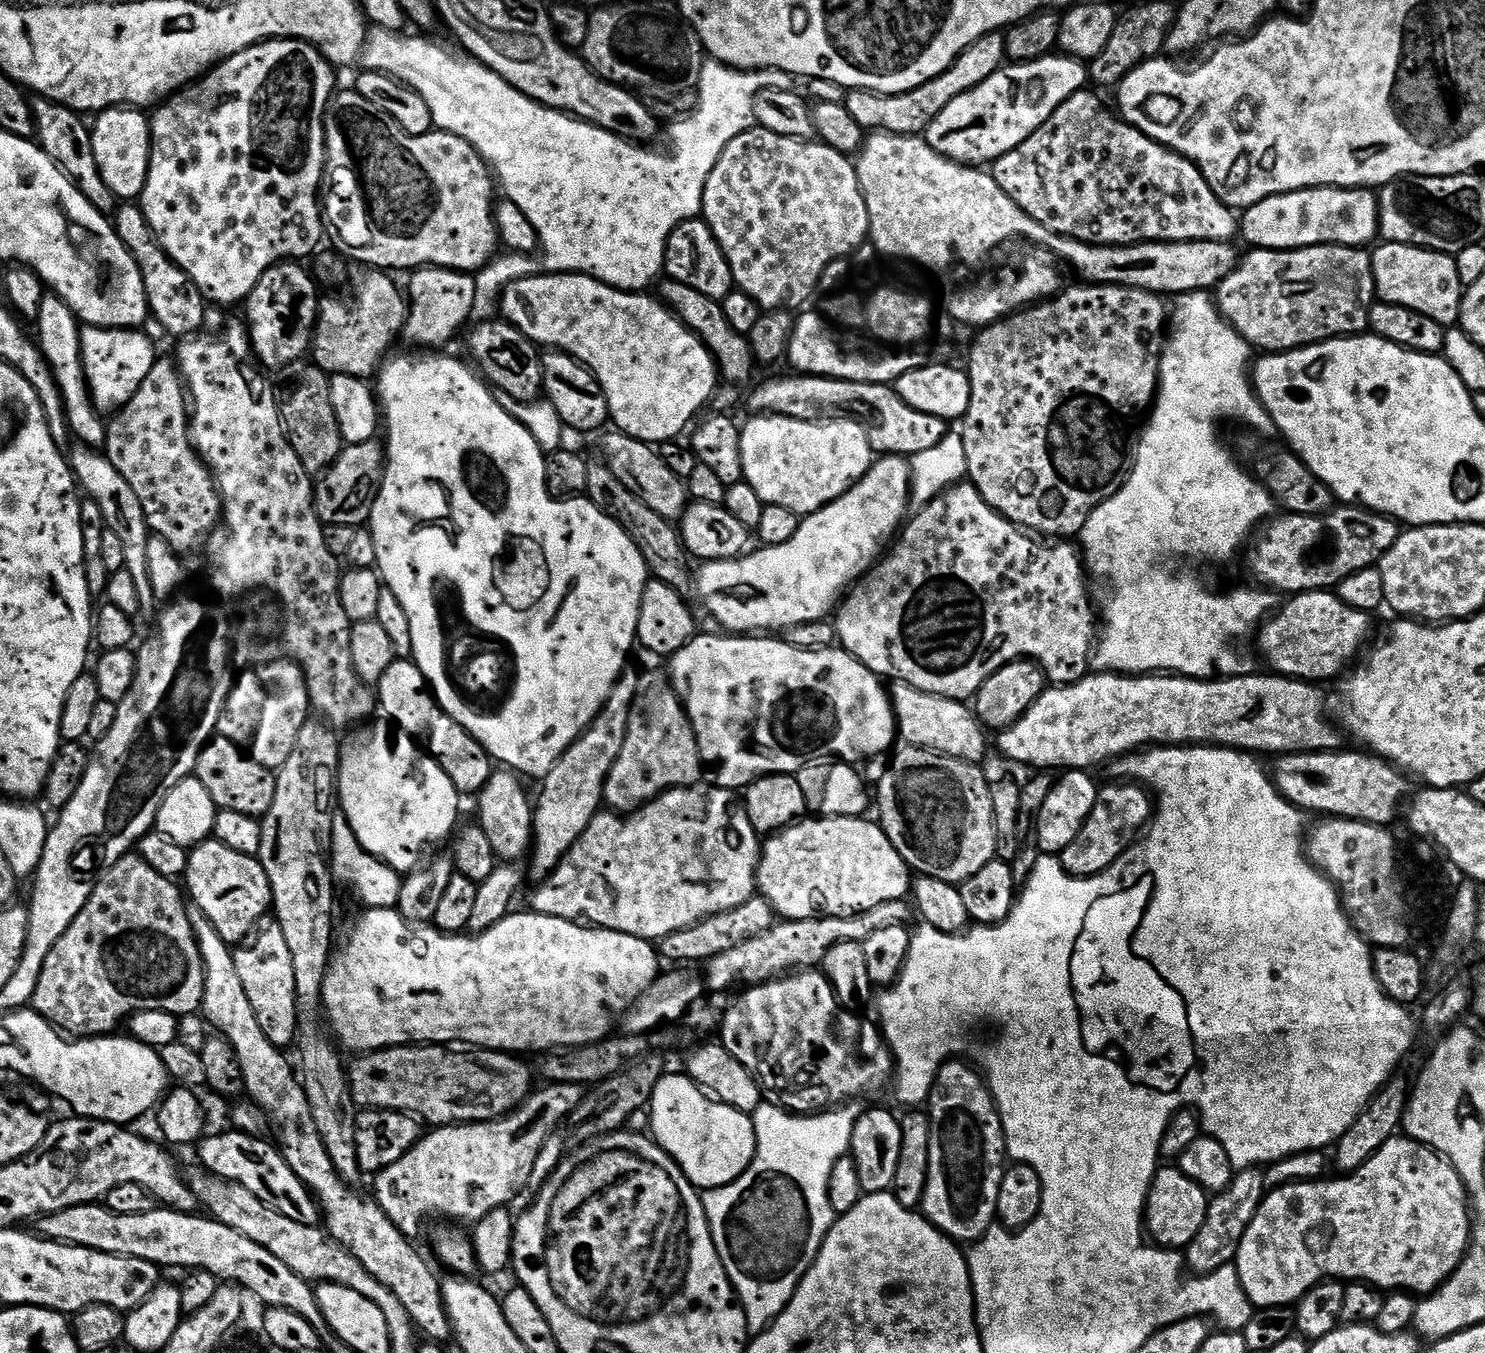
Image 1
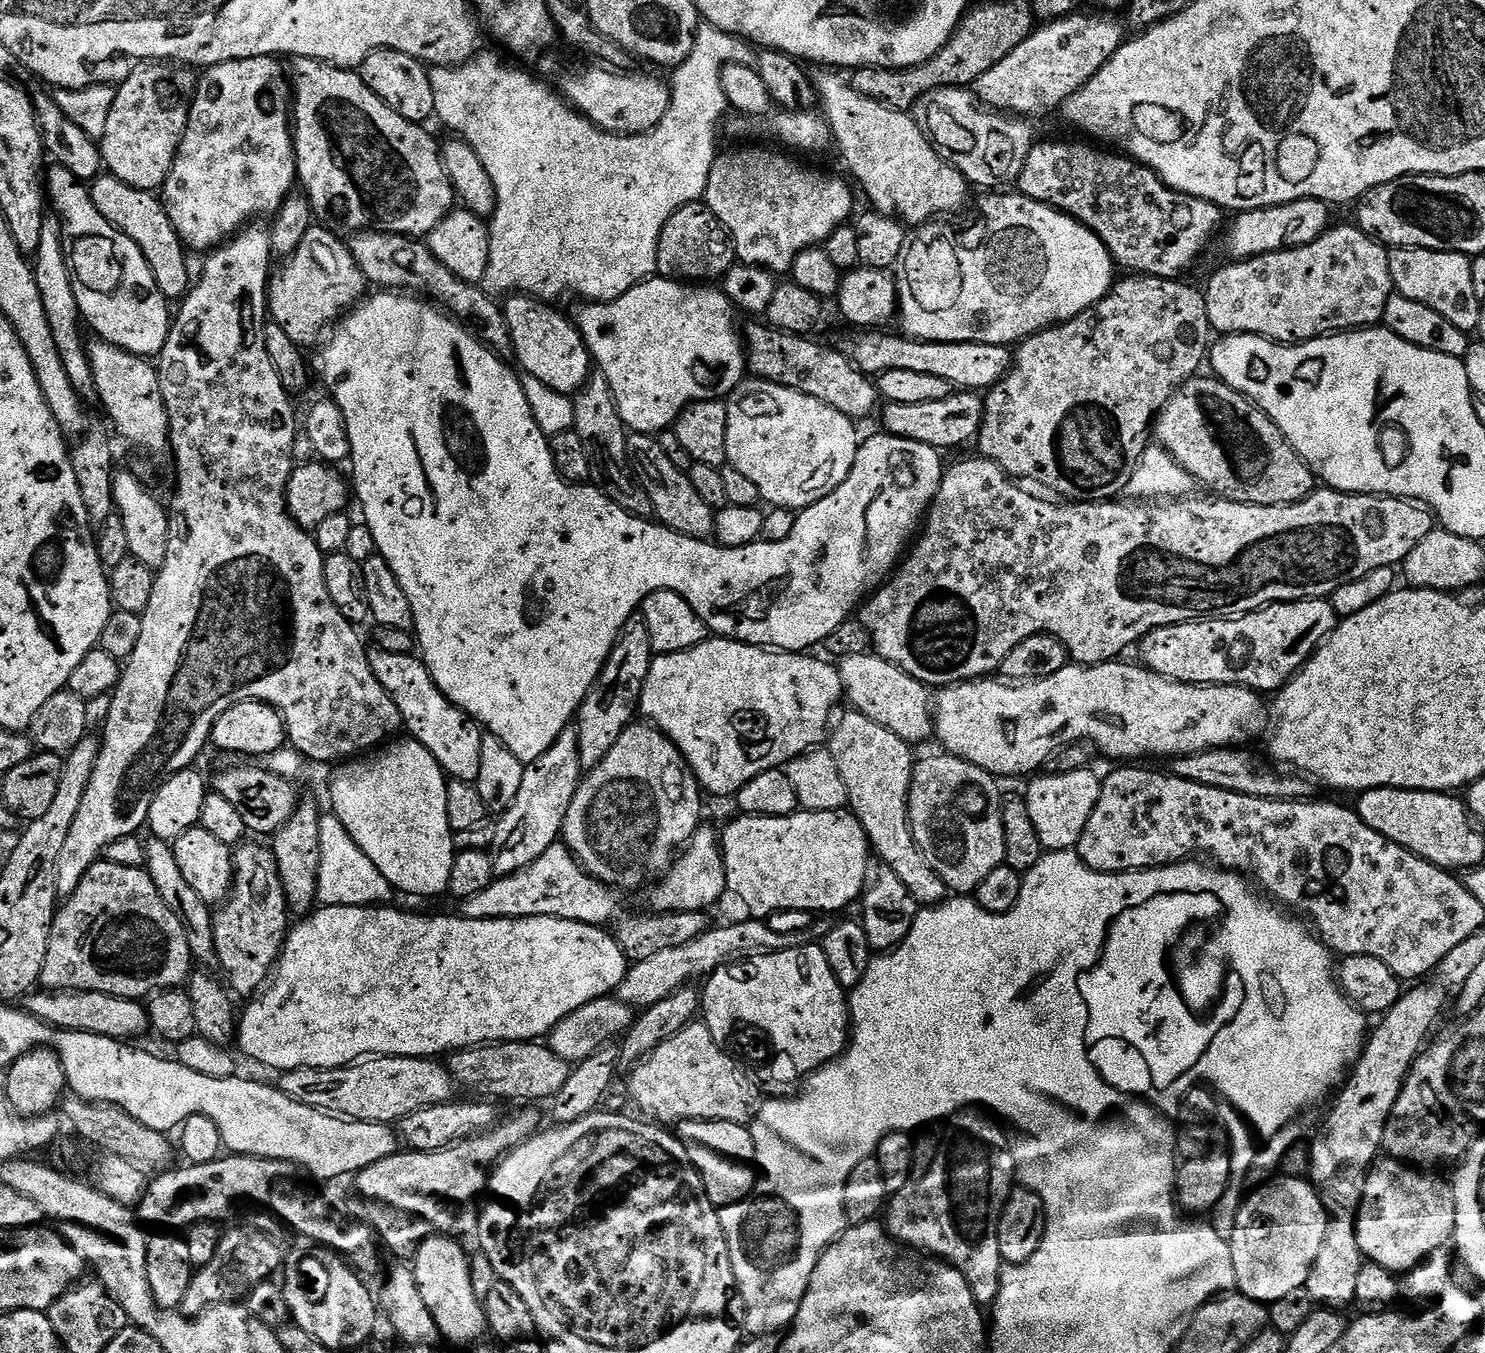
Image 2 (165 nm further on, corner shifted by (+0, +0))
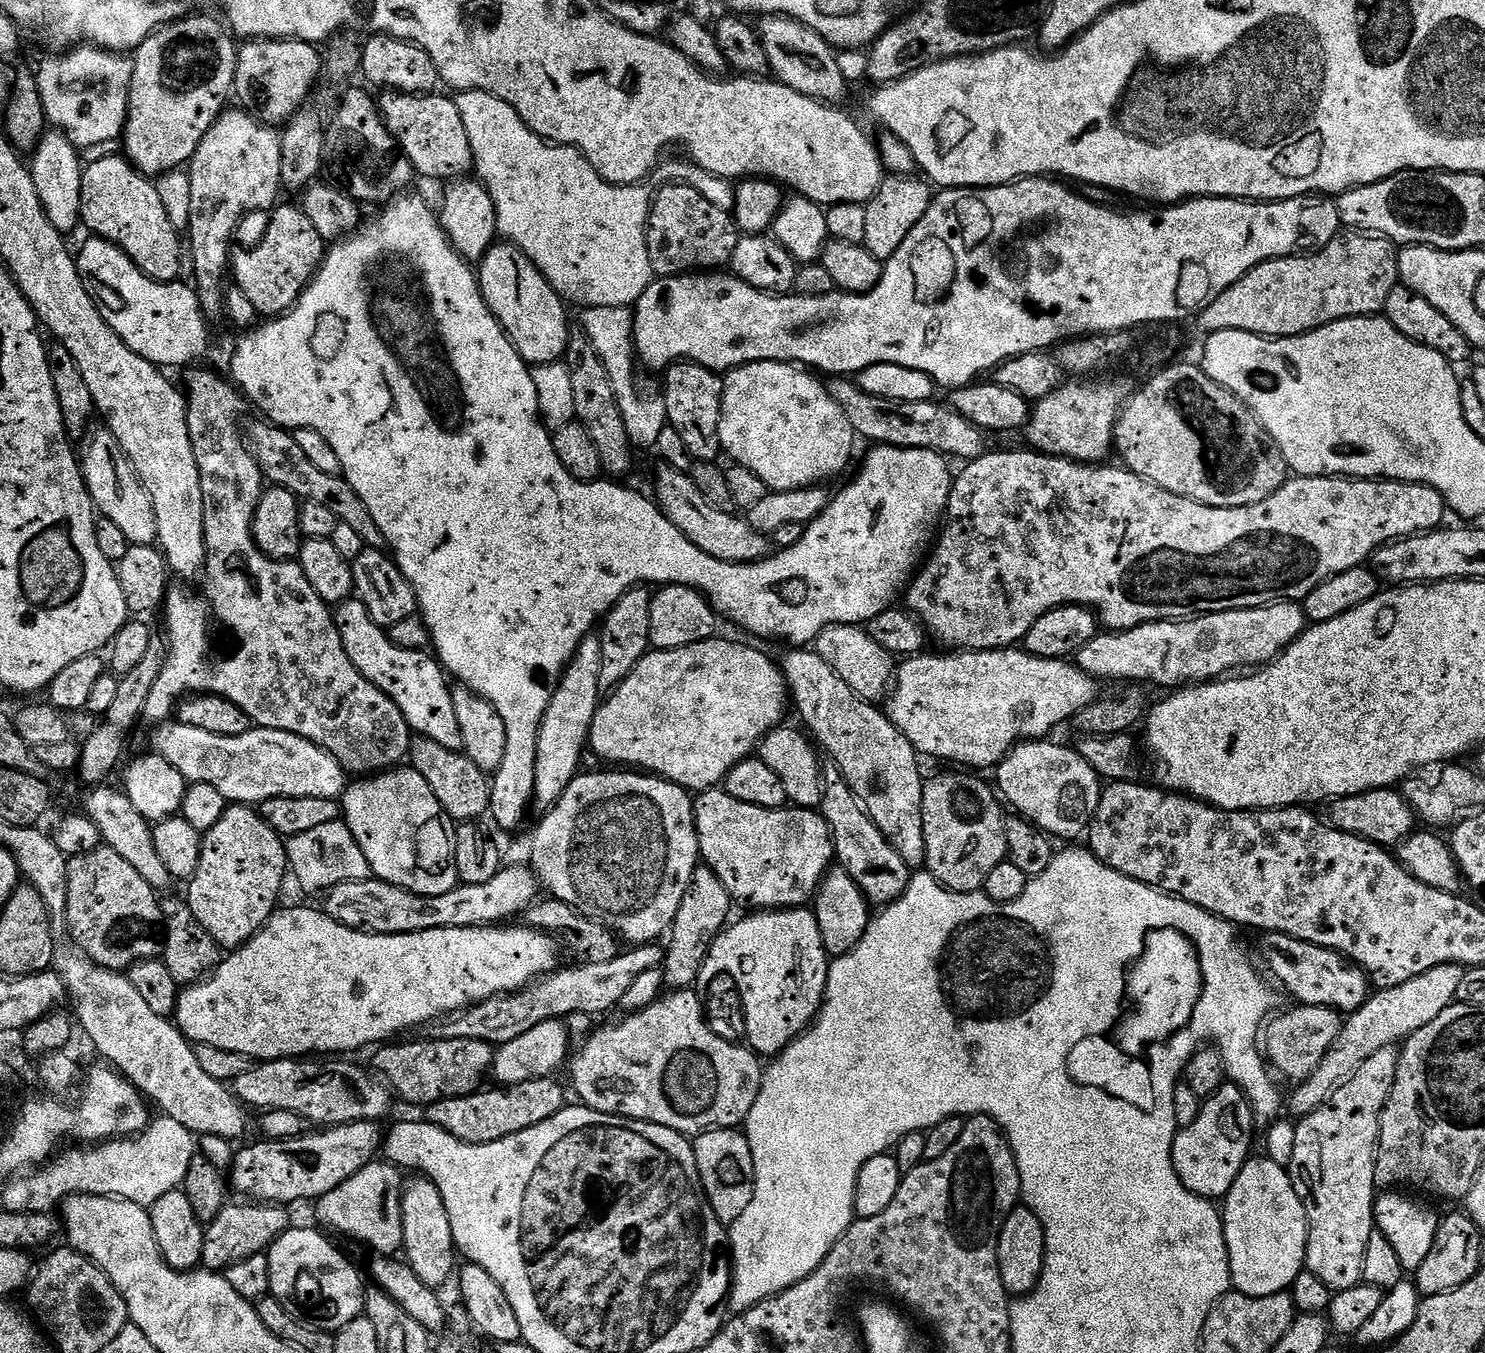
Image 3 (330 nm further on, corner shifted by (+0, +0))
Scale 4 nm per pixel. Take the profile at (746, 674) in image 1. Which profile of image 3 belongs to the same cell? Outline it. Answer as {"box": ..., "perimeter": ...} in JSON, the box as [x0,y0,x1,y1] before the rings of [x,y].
{"box":[587,639,790,794],"perimeter":[[[720,639],[703,640],[694,646],[675,648],[674,650],[661,648],[649,651],[648,655],[642,658],[642,662],[638,662],[638,666],[634,666],[632,673],[617,688],[612,689],[610,695],[594,714],[594,722],[590,726],[587,742],[591,755],[593,752],[598,759],[609,760],[612,763],[609,765],[612,766],[627,766],[632,770],[643,770],[645,773],[659,776],[660,779],[668,780],[680,788],[687,788],[692,794],[706,792],[723,785],[730,770],[734,770],[734,766],[738,766],[738,762],[749,759],[759,749],[760,741],[764,739],[765,734],[772,731],[773,728],[781,727],[783,720],[780,719],[783,718],[784,711],[790,708],[790,693],[788,682],[775,659],[772,661],[766,653],[759,652],[758,649],[751,648],[748,644],[735,644],[732,640]]]}

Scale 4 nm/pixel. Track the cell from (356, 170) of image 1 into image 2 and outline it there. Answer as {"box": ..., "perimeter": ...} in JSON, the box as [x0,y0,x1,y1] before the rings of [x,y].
{"box":[290,56,458,238],"perimeter":[[[305,56],[293,59],[291,64],[291,75],[292,72],[296,75],[294,103],[290,108],[290,120],[294,125],[292,141],[296,147],[296,174],[299,187],[302,189],[303,195],[307,196],[308,203],[312,205],[313,213],[317,217],[333,216],[342,227],[349,228],[349,233],[352,234],[361,230],[371,230],[374,232],[393,232],[413,238],[427,237],[428,232],[434,230],[434,226],[438,226],[438,222],[442,222],[442,218],[446,218],[449,212],[453,211],[458,200],[450,178],[444,169],[444,160],[440,156],[441,145],[438,140],[436,144],[435,138],[427,132],[427,127],[424,124],[410,122],[406,118],[402,118],[402,114],[390,110],[390,106],[386,106],[386,102],[382,102],[382,98],[378,98],[378,94],[374,94],[374,90],[370,90],[370,86],[366,86],[366,82],[362,82],[359,71],[338,68],[335,64],[324,64],[320,60],[311,60]]]}

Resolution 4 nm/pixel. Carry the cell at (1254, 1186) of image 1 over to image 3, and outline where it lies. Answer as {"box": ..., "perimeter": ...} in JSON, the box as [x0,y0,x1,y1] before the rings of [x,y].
{"box":[1286,964,1465,1118],"perimeter":[[[1443,964],[1442,966],[1434,966],[1430,970],[1426,970],[1426,974],[1418,974],[1418,978],[1410,978],[1410,982],[1402,982],[1402,986],[1373,991],[1369,995],[1367,1002],[1357,1012],[1351,1013],[1343,1021],[1338,1038],[1332,1043],[1330,1050],[1322,1058],[1318,1070],[1314,1070],[1314,1074],[1310,1074],[1310,1078],[1299,1081],[1293,1087],[1296,1089],[1293,1090],[1292,1097],[1289,1100],[1287,1097],[1286,1100],[1286,1112],[1290,1114],[1288,1116],[1303,1118],[1314,1114],[1314,1110],[1318,1110],[1326,1102],[1330,1102],[1330,1098],[1334,1098],[1336,1089],[1340,1085],[1345,1084],[1351,1076],[1356,1075],[1357,1070],[1362,1066],[1362,1062],[1366,1062],[1366,1058],[1370,1058],[1370,1054],[1378,1054],[1378,1050],[1399,1045],[1407,1040],[1408,1037],[1413,1036],[1418,1030],[1430,1026],[1430,1022],[1434,1022],[1434,1018],[1438,1018],[1438,1014],[1442,1014],[1442,1010],[1446,1010],[1454,1003],[1458,994],[1458,986],[1462,982],[1464,974],[1465,969],[1461,965]]]}

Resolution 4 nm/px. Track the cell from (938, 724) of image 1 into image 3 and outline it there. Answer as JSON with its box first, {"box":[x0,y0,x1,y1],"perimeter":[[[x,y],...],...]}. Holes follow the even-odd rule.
{"box":[814,624,894,702],"perimeter":[[[831,624],[814,642],[814,650],[854,690],[854,694],[861,700],[880,702],[885,699],[886,689],[894,676],[894,657],[892,653],[882,650],[874,638],[870,638],[868,632],[854,624]],[[893,663],[893,664],[892,664]],[[888,684],[888,685],[887,685]],[[884,687],[885,692],[884,692]],[[884,696],[884,697],[883,697]]]}

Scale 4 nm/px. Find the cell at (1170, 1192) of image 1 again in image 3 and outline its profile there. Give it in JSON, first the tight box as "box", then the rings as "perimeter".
{"box":[1172,1082,1254,1201],"perimeter":[[[1226,1082],[1213,1096],[1201,1103],[1198,1118],[1190,1126],[1177,1131],[1172,1143],[1172,1165],[1186,1190],[1198,1194],[1203,1200],[1223,1201],[1234,1178],[1250,1159],[1254,1117],[1244,1091]]]}

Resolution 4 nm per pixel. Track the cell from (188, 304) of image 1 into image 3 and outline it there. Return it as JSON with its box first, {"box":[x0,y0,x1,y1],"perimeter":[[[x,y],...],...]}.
{"box":[80,154,182,284],"perimeter":[[[117,154],[115,156],[107,156],[102,158],[98,162],[87,165],[84,169],[84,177],[82,178],[82,214],[80,215],[83,227],[89,228],[91,235],[93,237],[99,238],[101,240],[110,240],[112,243],[120,247],[125,254],[130,257],[135,264],[137,264],[141,270],[144,271],[146,275],[151,280],[160,280],[163,284],[171,284],[173,282],[179,281],[180,276],[180,244],[182,248],[182,236],[178,229],[173,226],[170,222],[170,218],[166,218],[166,209],[162,207],[162,202],[158,199],[158,190],[156,189],[155,183],[149,177],[141,174],[140,171],[135,168],[133,164],[129,164],[127,159],[123,155]]]}

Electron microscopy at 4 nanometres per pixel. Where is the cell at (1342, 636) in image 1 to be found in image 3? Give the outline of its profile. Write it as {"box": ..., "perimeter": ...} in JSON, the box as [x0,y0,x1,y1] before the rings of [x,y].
{"box":[1074,600,1305,690],"perimeter":[[[1282,600],[1261,608],[1209,612],[1186,620],[1155,620],[1153,624],[1140,624],[1124,632],[1104,630],[1082,646],[1074,663],[1097,682],[1149,680],[1168,688],[1164,690],[1179,690],[1271,664],[1304,633],[1305,627],[1303,607]]]}

